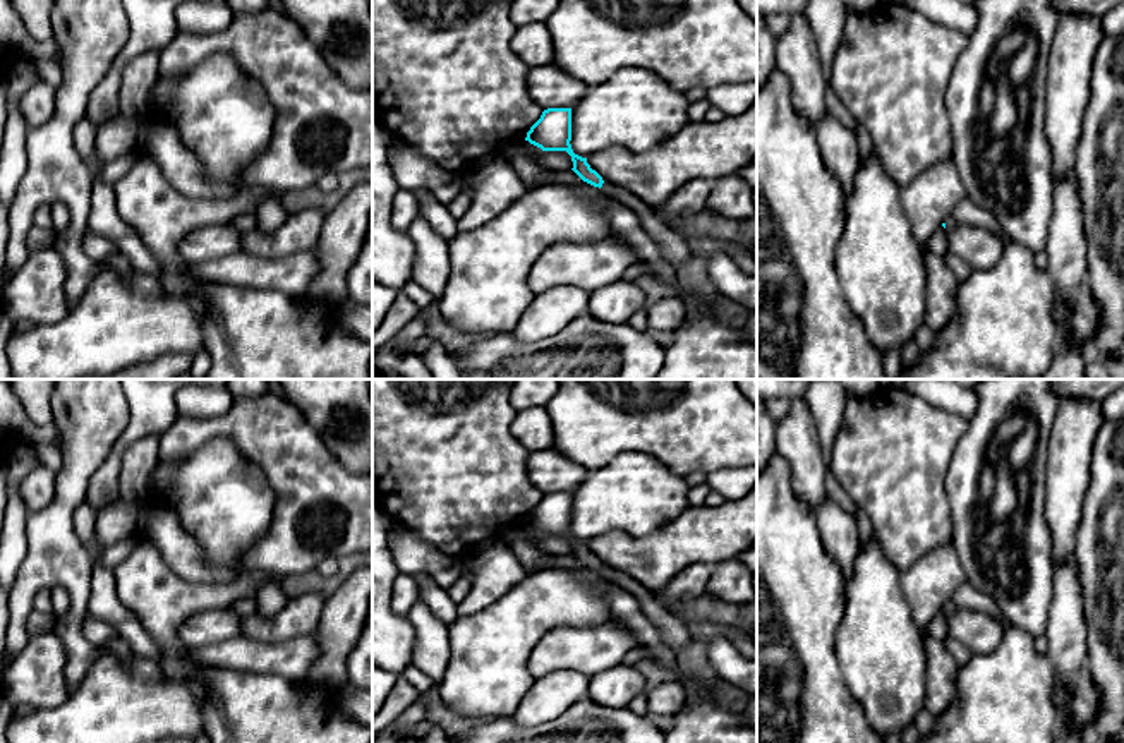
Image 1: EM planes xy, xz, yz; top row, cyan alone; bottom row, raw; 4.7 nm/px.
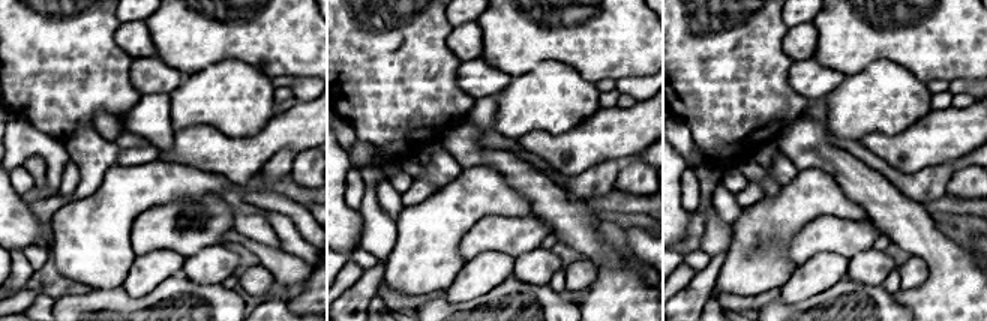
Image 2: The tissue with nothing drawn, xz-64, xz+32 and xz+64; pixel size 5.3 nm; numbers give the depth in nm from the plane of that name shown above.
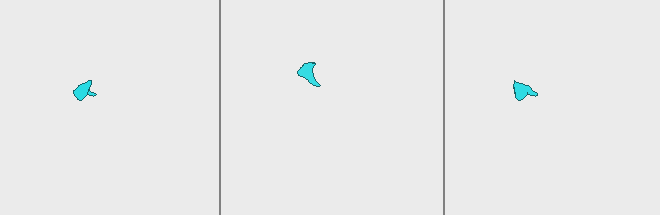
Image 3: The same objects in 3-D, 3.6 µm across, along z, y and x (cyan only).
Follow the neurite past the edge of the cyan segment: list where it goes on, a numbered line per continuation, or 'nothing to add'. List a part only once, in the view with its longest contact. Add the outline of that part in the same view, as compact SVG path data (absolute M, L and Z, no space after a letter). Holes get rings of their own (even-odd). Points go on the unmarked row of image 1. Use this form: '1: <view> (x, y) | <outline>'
1: xz (673, 630) | M607 566L601 571L602 578L614 582L618 587L626 589L631 592L638 602L645 616L656 625L662 640L678 654L681 654L688 643L692 642L692 635L688 626L683 619L680 619L673 609L662 606L650 590L640 585L631 577L611 570Z

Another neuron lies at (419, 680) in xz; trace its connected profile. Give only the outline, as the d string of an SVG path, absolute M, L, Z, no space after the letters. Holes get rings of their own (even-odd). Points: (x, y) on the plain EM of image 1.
M410 664L410 666L403 671L402 676L405 676L407 681L408 681L419 693L427 692L427 690L431 690L431 688L436 685L436 681L434 681L429 674L426 674L424 671L420 671L419 667L415 667L414 664Z

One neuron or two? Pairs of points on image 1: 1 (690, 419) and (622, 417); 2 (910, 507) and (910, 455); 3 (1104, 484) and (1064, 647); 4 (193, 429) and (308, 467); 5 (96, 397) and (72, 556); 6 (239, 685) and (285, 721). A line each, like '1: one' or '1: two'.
1: one
2: one
3: two
4: one
5: one
6: one

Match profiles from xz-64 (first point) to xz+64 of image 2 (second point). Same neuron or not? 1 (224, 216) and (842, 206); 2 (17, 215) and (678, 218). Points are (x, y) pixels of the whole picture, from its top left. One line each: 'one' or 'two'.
1: two
2: one

